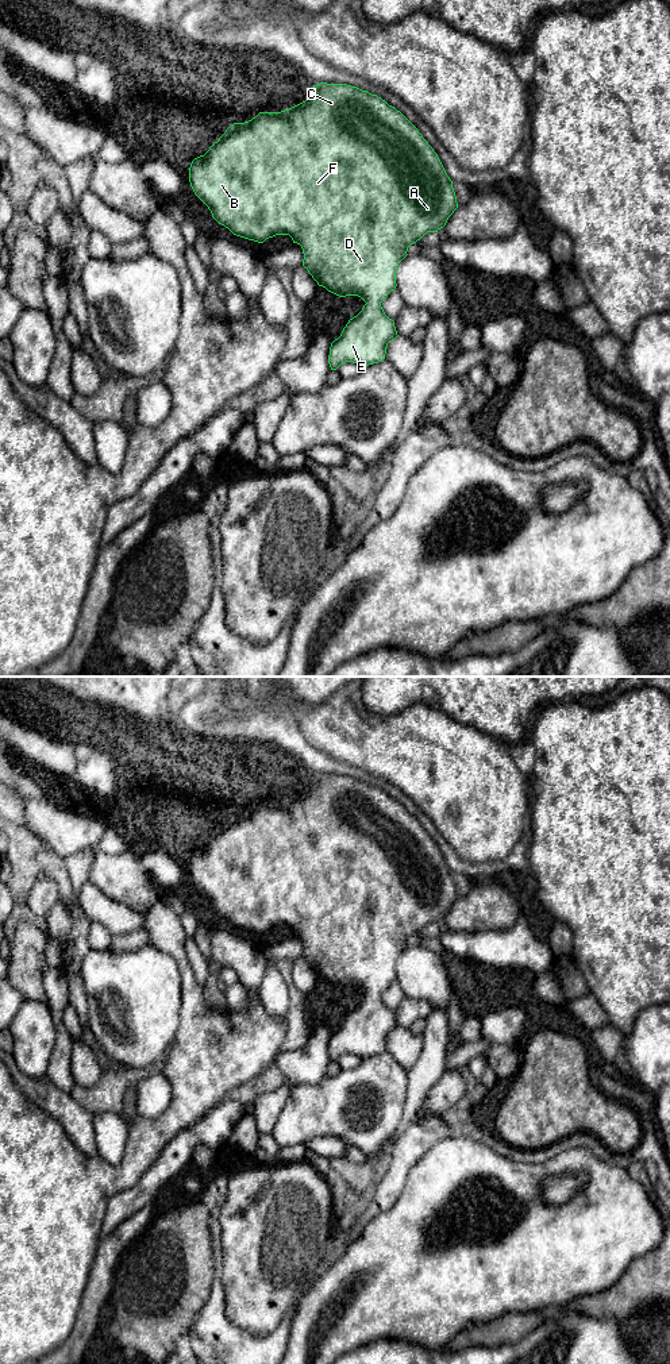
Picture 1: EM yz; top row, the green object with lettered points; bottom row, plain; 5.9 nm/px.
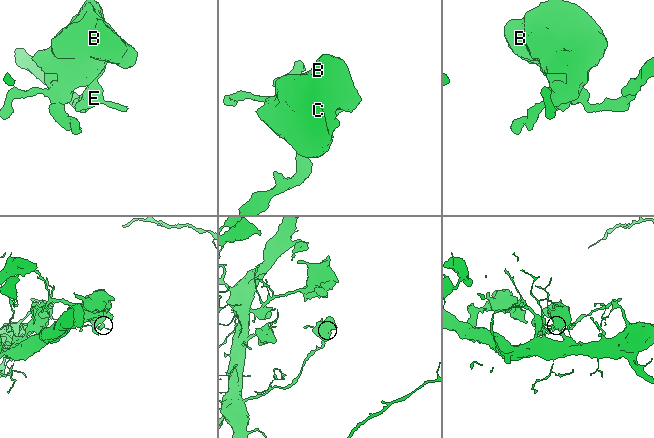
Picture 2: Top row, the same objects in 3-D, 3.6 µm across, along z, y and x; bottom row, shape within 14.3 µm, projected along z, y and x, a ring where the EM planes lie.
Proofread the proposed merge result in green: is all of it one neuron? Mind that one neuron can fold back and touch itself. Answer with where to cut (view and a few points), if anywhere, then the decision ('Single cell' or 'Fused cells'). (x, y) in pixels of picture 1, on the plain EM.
No split. Single cell

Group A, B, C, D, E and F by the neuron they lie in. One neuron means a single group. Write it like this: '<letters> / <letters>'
A B C D E F

